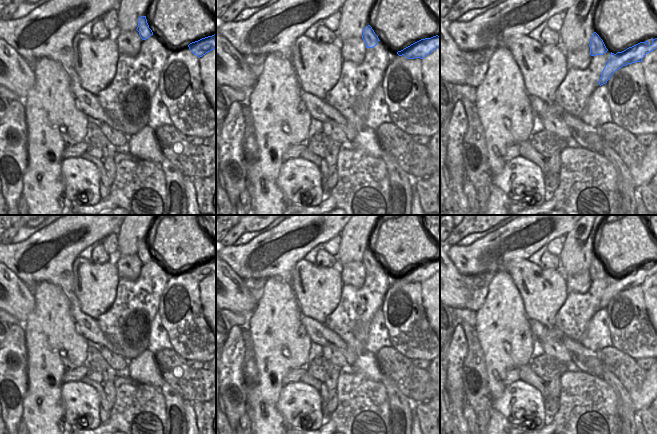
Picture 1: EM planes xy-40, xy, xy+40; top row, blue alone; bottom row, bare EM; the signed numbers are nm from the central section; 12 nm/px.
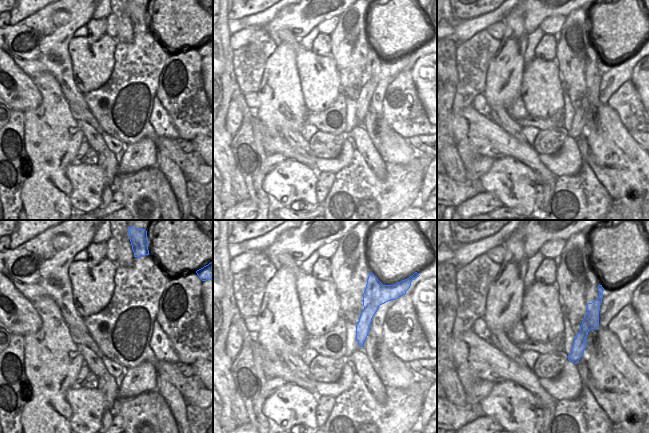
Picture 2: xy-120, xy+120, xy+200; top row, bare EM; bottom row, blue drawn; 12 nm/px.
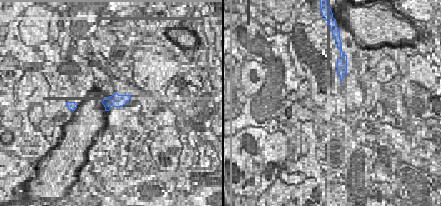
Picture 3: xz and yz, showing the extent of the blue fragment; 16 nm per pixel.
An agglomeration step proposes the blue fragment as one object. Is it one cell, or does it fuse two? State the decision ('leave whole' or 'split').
split

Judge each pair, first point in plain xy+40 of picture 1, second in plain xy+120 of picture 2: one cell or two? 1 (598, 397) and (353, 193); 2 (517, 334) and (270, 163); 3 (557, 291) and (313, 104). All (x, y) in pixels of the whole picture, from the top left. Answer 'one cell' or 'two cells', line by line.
1: one cell
2: two cells
3: one cell

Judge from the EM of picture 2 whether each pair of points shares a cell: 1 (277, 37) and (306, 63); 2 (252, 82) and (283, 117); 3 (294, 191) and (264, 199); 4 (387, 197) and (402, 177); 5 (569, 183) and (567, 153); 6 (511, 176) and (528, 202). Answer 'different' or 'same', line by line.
1: same
2: different
3: different
4: same
5: different
6: same

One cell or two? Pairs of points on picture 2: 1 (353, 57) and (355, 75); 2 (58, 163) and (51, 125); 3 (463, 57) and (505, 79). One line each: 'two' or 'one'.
1: two
2: one
3: two

